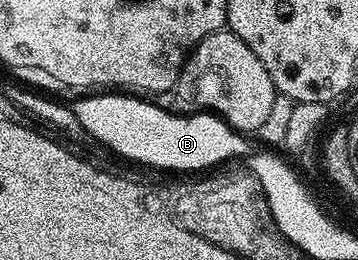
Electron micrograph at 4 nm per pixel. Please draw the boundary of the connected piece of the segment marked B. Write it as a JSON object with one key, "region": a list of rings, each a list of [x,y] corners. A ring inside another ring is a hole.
{"region":[[[93,95],[96,96],[92,99],[92,119],[83,120],[85,132],[89,136],[92,134],[97,144],[106,145],[132,161],[162,169],[192,171],[216,165],[230,157],[243,158],[251,152],[252,148],[241,132],[233,130],[223,119],[211,113],[174,115],[136,95]]]}

